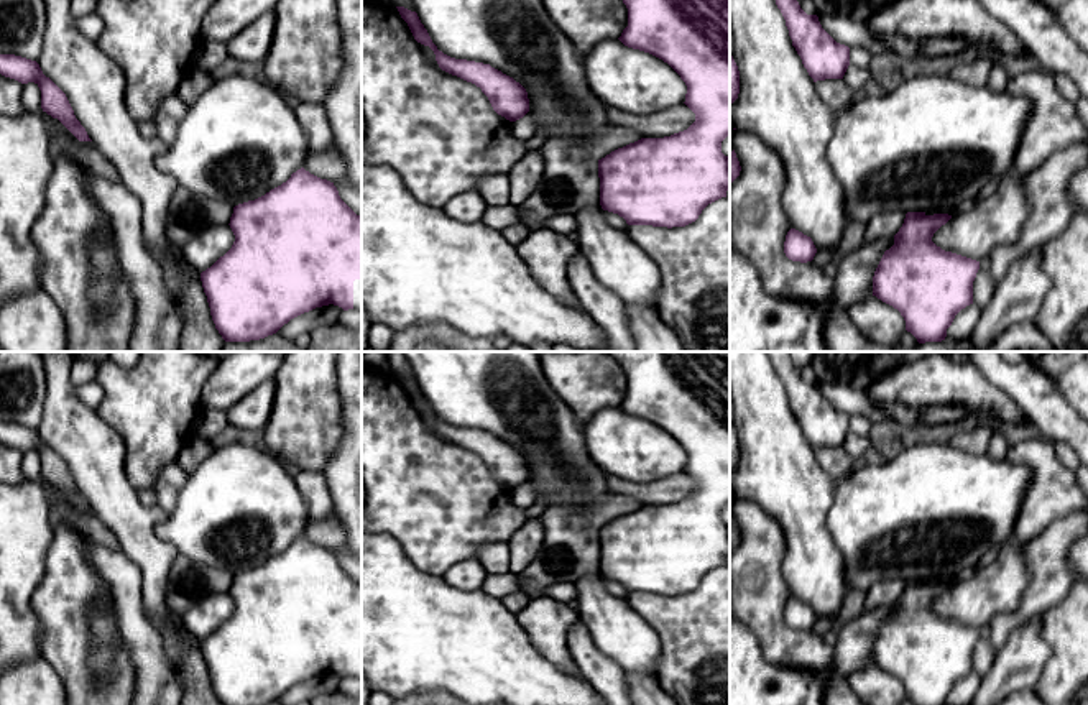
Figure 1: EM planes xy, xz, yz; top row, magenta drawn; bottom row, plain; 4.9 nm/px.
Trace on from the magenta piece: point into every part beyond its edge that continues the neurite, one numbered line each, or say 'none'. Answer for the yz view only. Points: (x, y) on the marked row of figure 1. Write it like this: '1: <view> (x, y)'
none

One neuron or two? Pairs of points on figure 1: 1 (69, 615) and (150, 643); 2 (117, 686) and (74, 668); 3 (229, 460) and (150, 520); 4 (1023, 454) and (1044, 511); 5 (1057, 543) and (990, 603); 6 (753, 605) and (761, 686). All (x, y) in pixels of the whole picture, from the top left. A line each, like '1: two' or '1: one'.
1: two
2: one
3: two
4: one
5: two
6: two

